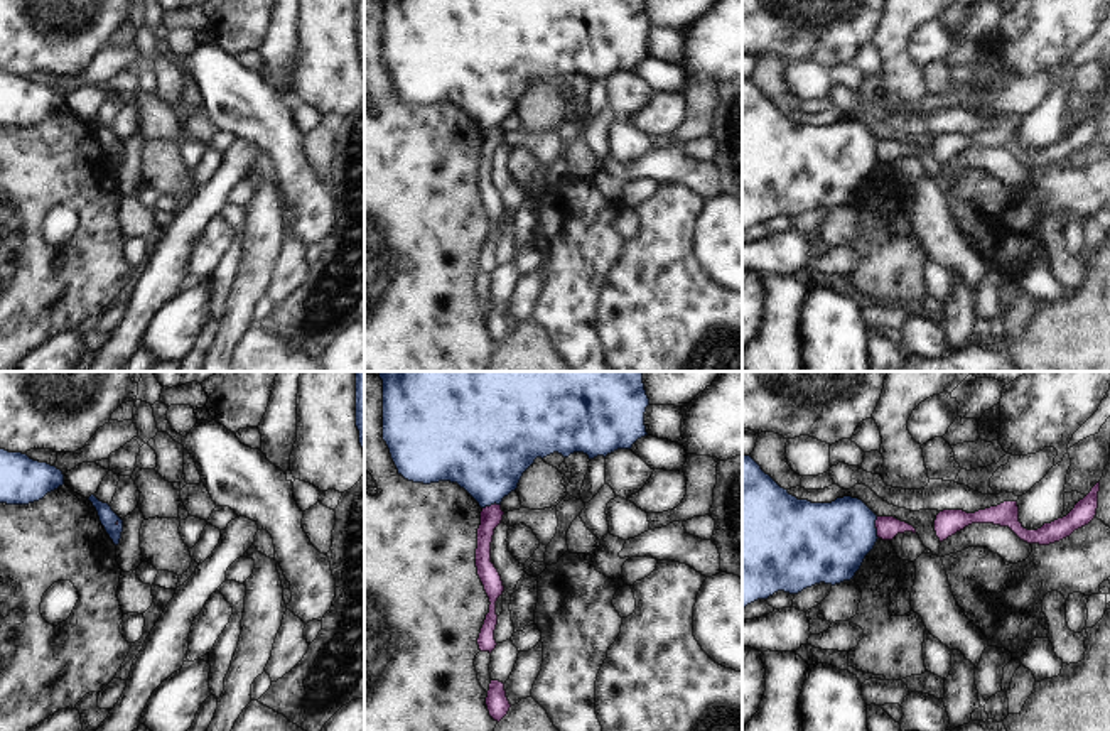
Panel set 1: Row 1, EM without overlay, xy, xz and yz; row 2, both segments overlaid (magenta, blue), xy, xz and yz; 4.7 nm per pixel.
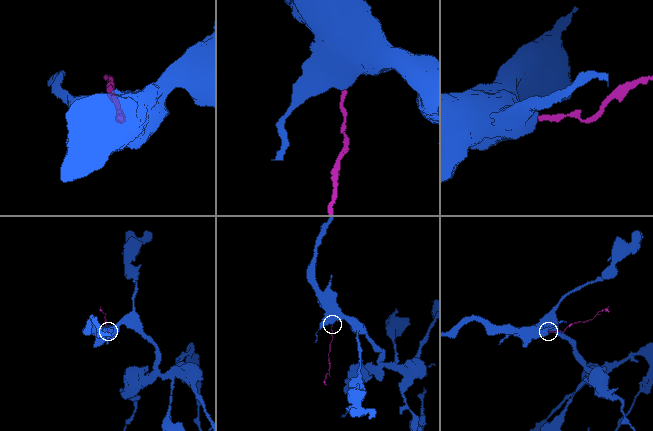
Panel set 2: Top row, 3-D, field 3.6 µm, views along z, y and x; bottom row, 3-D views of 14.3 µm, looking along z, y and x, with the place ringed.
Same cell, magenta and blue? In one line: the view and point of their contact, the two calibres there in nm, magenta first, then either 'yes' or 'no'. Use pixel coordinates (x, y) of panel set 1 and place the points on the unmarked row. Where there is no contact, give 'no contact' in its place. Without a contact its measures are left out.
meets magenta in yz at (876, 149); 110 nm thick on the magenta side, 380 nm on the other; no

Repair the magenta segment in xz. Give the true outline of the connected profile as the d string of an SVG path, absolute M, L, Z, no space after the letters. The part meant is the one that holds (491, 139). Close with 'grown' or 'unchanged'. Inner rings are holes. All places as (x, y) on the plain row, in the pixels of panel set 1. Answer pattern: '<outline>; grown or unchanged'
M491 127L481 133L481 147L477 150L477 171L476 171L476 189L477 198L489 219L489 235L486 236L481 250L477 267L481 273L493 273L496 270L494 252L498 246L496 223L503 216L504 208L494 186L491 184L491 164L494 150L501 145L504 133L501 127Z; unchanged

